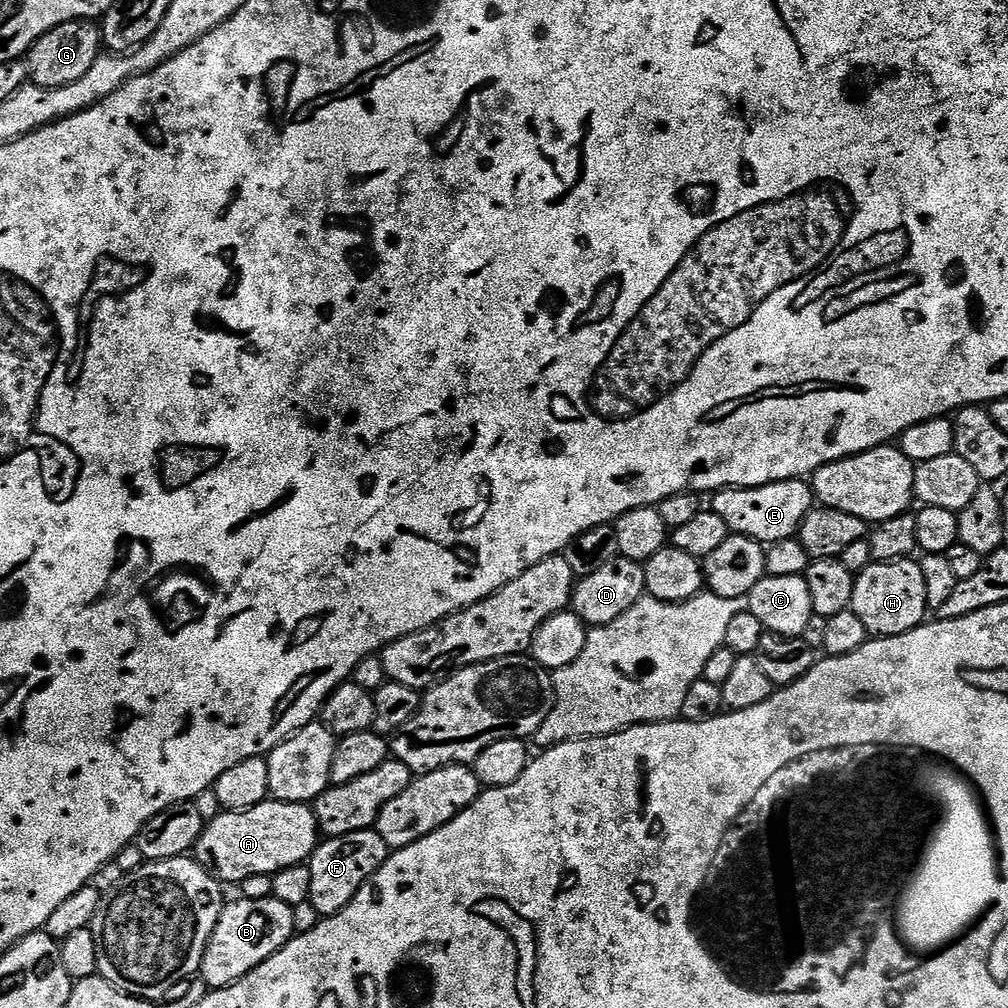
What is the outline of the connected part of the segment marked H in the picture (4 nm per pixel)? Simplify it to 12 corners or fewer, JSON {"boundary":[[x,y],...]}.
{"boundary":[[912,558],[856,576],[850,611],[876,638],[925,623],[926,578]]}

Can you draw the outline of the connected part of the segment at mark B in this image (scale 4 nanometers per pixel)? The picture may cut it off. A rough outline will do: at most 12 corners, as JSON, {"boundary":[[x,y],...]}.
{"boundary":[[271,896],[225,903],[200,963],[229,988],[286,946],[294,914]]}

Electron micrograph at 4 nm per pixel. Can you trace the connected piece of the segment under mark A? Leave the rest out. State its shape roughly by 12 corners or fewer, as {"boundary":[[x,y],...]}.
{"boundary":[[269,798],[207,821],[194,856],[225,885],[305,863],[309,805]]}

